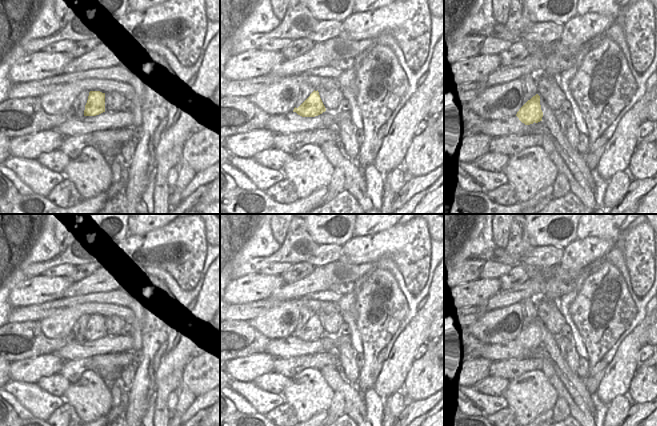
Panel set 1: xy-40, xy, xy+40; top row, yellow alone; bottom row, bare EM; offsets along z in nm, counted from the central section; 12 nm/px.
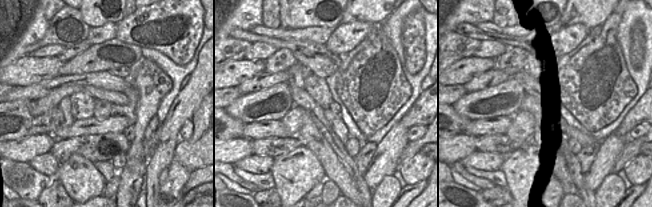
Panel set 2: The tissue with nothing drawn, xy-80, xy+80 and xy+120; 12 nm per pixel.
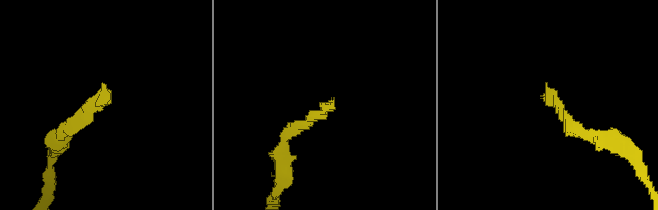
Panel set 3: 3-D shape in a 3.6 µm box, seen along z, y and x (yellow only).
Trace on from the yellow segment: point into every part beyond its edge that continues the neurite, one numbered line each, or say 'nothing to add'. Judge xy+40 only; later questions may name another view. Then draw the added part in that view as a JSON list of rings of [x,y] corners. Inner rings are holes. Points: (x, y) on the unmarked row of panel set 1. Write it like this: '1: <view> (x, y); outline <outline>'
1: xy+40 (529, 307); outline [[[529,297],[521,302],[524,328],[537,318],[535,298]]]

